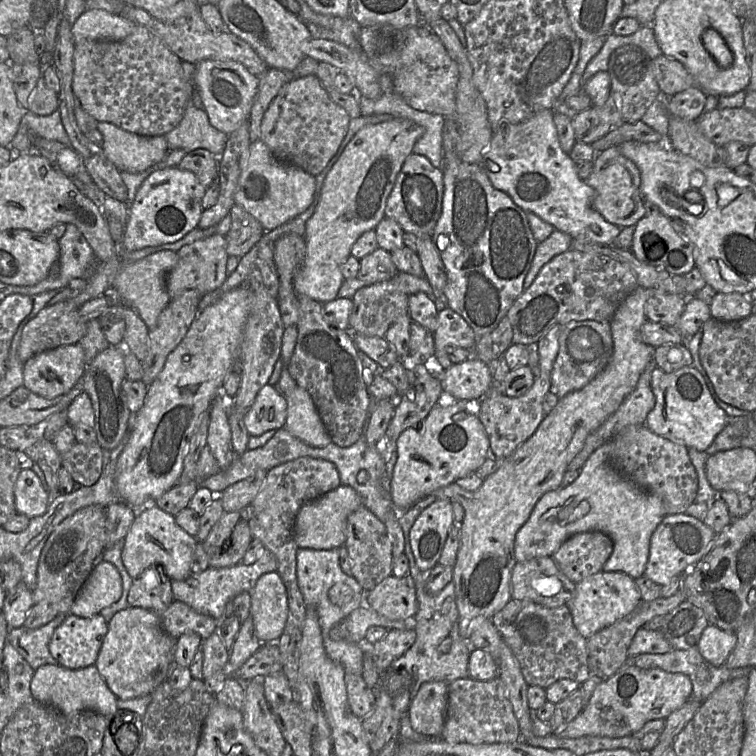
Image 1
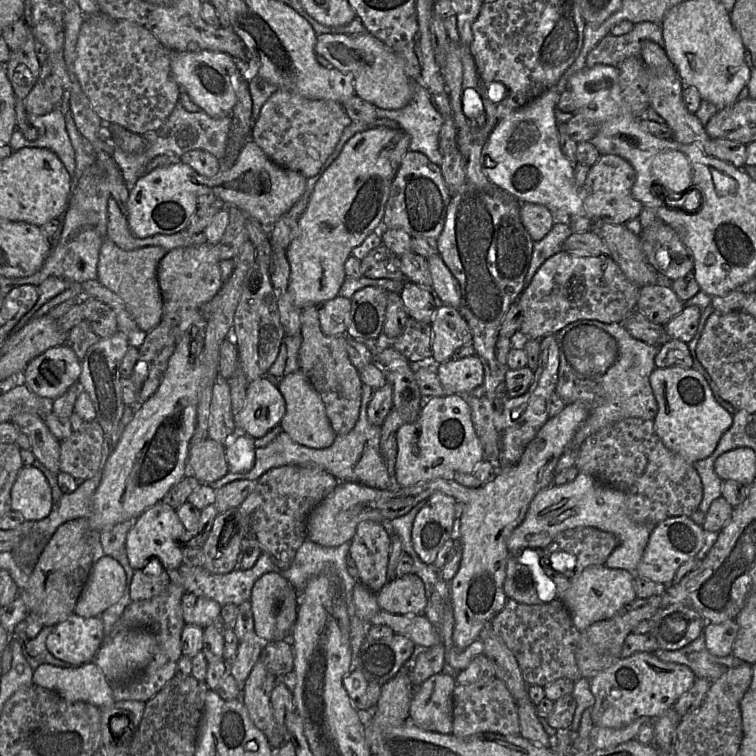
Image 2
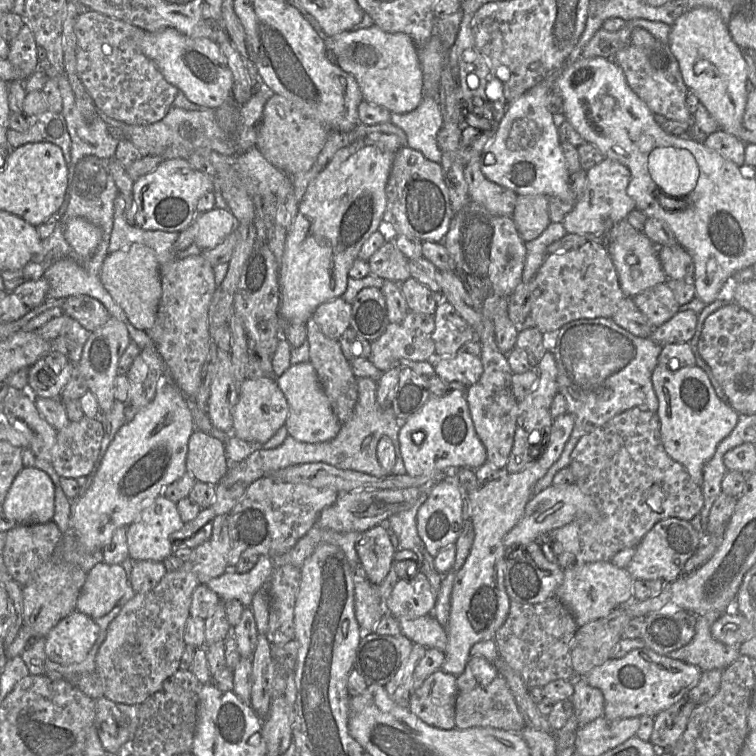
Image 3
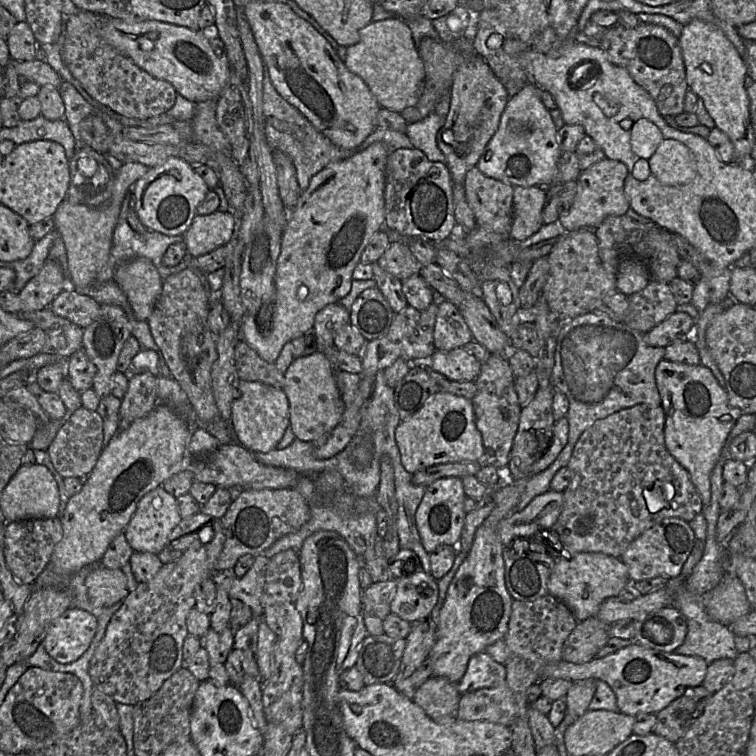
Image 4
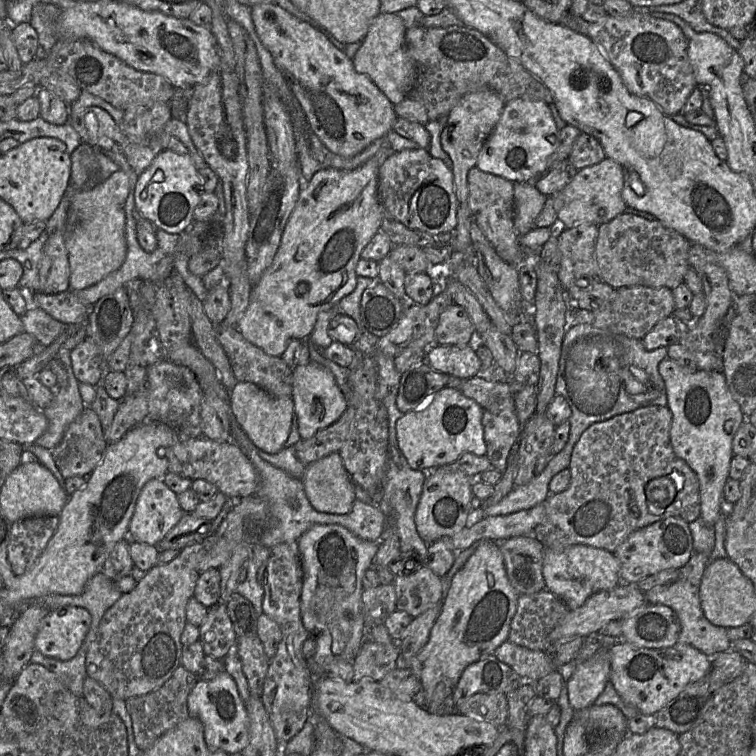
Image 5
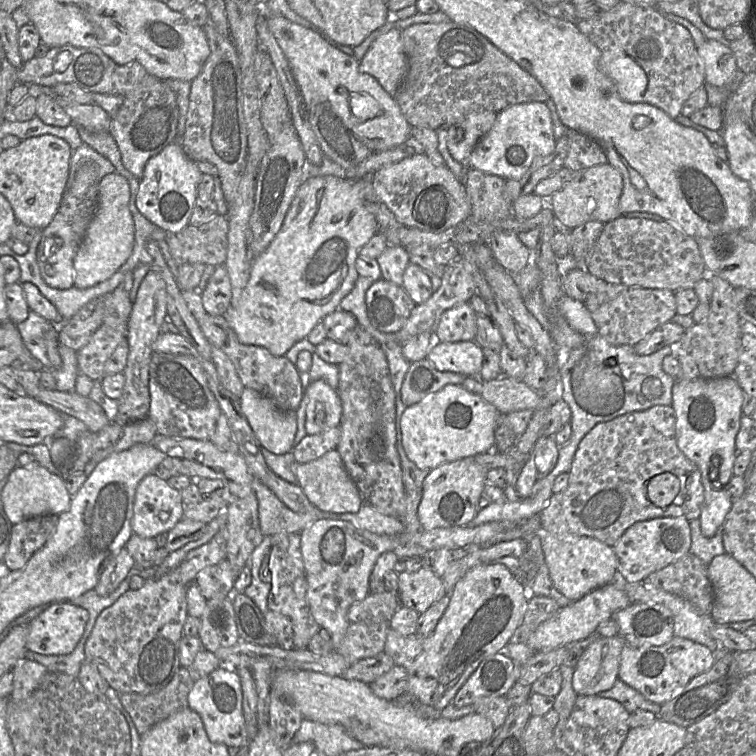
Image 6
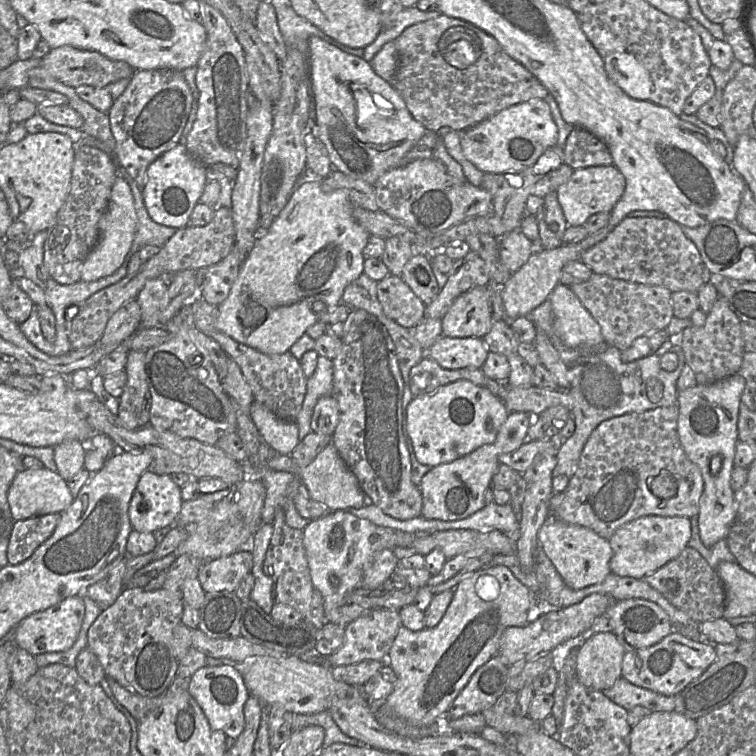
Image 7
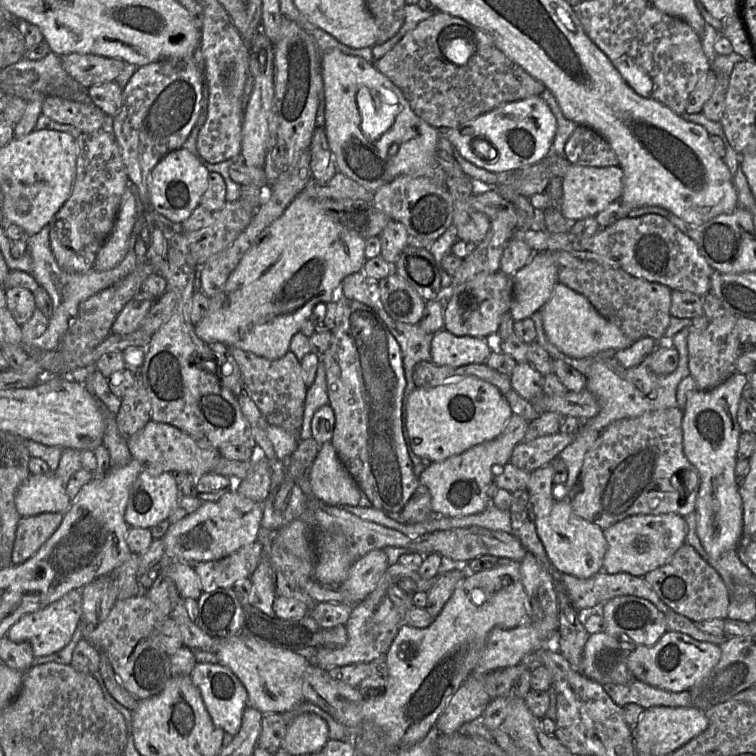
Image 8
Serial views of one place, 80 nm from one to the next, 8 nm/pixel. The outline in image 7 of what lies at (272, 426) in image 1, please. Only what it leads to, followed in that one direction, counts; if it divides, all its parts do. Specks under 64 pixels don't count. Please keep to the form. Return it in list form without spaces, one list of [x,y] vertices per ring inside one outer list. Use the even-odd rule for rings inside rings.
[[[253,401],[249,416],[255,424],[261,439],[280,455],[290,455],[299,443],[296,421],[277,417],[267,407]]]

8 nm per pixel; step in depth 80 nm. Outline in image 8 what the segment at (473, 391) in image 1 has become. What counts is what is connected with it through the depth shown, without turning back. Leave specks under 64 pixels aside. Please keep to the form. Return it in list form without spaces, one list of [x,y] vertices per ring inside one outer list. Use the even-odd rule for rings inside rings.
[[[446,329],[433,335],[430,352],[436,365],[451,368],[485,364],[491,354],[487,338],[455,336]]]

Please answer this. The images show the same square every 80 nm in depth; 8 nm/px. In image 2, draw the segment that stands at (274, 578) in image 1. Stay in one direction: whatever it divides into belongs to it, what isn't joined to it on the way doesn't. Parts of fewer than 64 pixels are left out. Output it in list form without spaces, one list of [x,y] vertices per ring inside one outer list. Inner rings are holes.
[[[274,570],[262,575],[252,588],[250,603],[254,631],[262,642],[273,640],[277,605],[288,584],[282,573]]]

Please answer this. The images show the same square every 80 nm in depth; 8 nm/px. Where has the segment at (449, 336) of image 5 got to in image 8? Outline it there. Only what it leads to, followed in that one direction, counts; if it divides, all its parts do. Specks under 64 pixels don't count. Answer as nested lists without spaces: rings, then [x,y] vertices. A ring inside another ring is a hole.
[[[501,271],[478,274],[473,279],[456,286],[444,313],[444,329],[455,336],[485,337],[497,335],[501,318],[513,300],[513,281]]]

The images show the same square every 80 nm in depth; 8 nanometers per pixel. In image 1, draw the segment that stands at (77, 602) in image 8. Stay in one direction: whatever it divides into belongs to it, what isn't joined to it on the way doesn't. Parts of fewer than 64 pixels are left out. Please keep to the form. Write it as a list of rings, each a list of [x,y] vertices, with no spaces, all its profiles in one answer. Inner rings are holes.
[[[67,614],[50,639],[49,651],[60,666],[68,669],[85,668],[96,663],[107,632],[108,623],[101,614],[89,618]]]

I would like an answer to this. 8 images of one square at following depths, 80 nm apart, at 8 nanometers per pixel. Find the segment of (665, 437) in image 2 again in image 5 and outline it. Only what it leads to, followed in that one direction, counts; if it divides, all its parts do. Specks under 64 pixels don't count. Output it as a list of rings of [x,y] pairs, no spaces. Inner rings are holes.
[[[665,357],[658,365],[672,414],[670,442],[677,457],[696,473],[699,481],[700,517],[708,526],[717,522],[724,503],[724,485],[733,458],[732,440],[743,422],[739,404],[732,397],[725,376],[717,371],[689,371]]]

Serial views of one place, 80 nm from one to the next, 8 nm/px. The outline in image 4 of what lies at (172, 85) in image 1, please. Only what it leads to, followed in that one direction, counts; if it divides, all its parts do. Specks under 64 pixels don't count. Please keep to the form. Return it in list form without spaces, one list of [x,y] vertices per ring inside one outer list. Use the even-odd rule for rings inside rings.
[[[80,11],[78,14],[70,16],[67,19],[67,22],[65,22],[65,36],[64,36],[64,41],[63,41],[62,51],[61,51],[61,57],[62,57],[63,62],[68,67],[72,76],[80,82],[82,87],[86,90],[86,92],[95,101],[110,108],[112,111],[114,111],[117,114],[120,114],[120,115],[123,115],[123,116],[129,117],[129,118],[149,119],[149,118],[152,118],[152,117],[155,117],[155,116],[158,116],[158,115],[168,112],[168,110],[175,103],[176,93],[177,93],[175,88],[169,82],[160,80],[160,79],[157,79],[157,78],[151,76],[149,73],[147,73],[146,71],[139,68],[132,61],[131,58],[129,58],[127,55],[125,55],[124,53],[122,53],[121,51],[112,47],[109,43],[107,43],[106,40],[104,38],[102,38],[101,35],[97,31],[96,20],[97,20],[98,16],[108,16],[108,15],[95,14],[90,11]]]

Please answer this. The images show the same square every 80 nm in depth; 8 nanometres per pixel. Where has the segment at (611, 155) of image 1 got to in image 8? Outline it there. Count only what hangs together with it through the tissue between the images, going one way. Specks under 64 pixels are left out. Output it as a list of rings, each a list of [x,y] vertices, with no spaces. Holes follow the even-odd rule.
[[[571,164],[562,178],[561,213],[569,221],[577,221],[606,209],[623,193],[624,173],[619,166],[589,167]]]

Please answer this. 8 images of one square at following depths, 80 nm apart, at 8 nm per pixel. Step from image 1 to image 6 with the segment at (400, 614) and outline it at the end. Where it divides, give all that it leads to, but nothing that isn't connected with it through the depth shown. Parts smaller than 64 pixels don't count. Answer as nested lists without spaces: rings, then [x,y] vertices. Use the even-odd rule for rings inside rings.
[[[422,566],[416,572],[398,573],[397,596],[399,605],[411,608],[419,614],[446,594],[441,577]]]

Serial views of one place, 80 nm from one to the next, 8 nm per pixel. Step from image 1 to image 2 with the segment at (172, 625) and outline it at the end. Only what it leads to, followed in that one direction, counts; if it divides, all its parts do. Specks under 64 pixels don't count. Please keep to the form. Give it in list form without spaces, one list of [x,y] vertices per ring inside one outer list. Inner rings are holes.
[[[185,593],[181,607],[185,624],[196,624],[204,629],[220,621],[221,605],[204,596]]]

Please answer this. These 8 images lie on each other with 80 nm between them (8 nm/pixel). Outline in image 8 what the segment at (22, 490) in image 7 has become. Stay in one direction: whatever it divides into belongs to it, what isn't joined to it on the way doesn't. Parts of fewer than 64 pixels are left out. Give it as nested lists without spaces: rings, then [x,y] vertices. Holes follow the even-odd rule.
[[[55,472],[47,474],[30,474],[21,484],[15,495],[15,506],[21,517],[29,517],[45,512],[65,513],[71,505],[71,500],[66,493],[66,488],[55,476]]]

